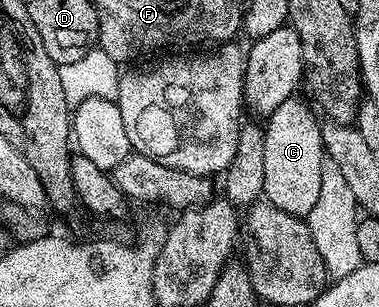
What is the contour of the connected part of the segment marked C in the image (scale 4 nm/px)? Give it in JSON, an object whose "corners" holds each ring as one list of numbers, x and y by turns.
{"corners":[[295,94,279,105,264,121,263,196,270,204,292,216,308,217,311,206,319,202,321,171,327,153,321,137,318,113]]}

